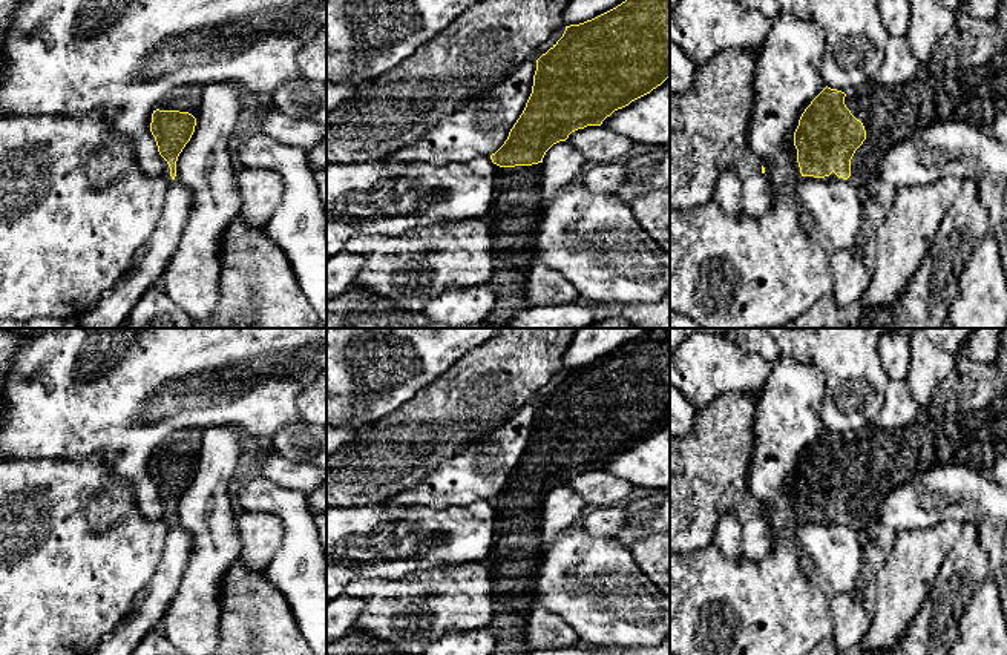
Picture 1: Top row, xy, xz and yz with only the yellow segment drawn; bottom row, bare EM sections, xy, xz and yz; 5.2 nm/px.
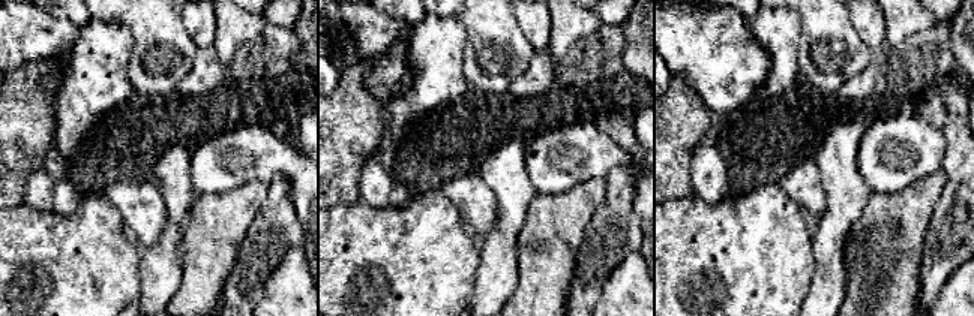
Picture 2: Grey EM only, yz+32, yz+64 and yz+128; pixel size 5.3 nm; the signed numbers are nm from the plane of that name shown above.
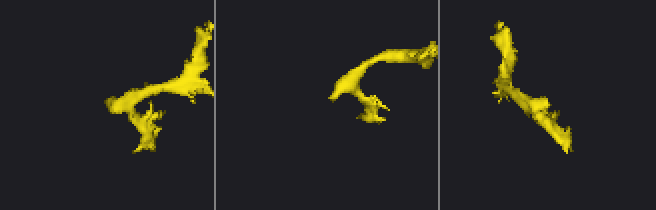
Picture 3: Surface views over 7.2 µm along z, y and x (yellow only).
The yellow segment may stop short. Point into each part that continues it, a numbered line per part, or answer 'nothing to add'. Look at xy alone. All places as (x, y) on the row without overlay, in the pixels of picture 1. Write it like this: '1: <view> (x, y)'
1: xy (186, 442)

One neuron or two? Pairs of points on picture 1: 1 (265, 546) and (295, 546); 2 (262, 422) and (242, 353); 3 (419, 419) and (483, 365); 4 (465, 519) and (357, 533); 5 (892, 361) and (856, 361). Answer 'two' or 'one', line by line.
1: two
2: one
3: one
4: one
5: two

